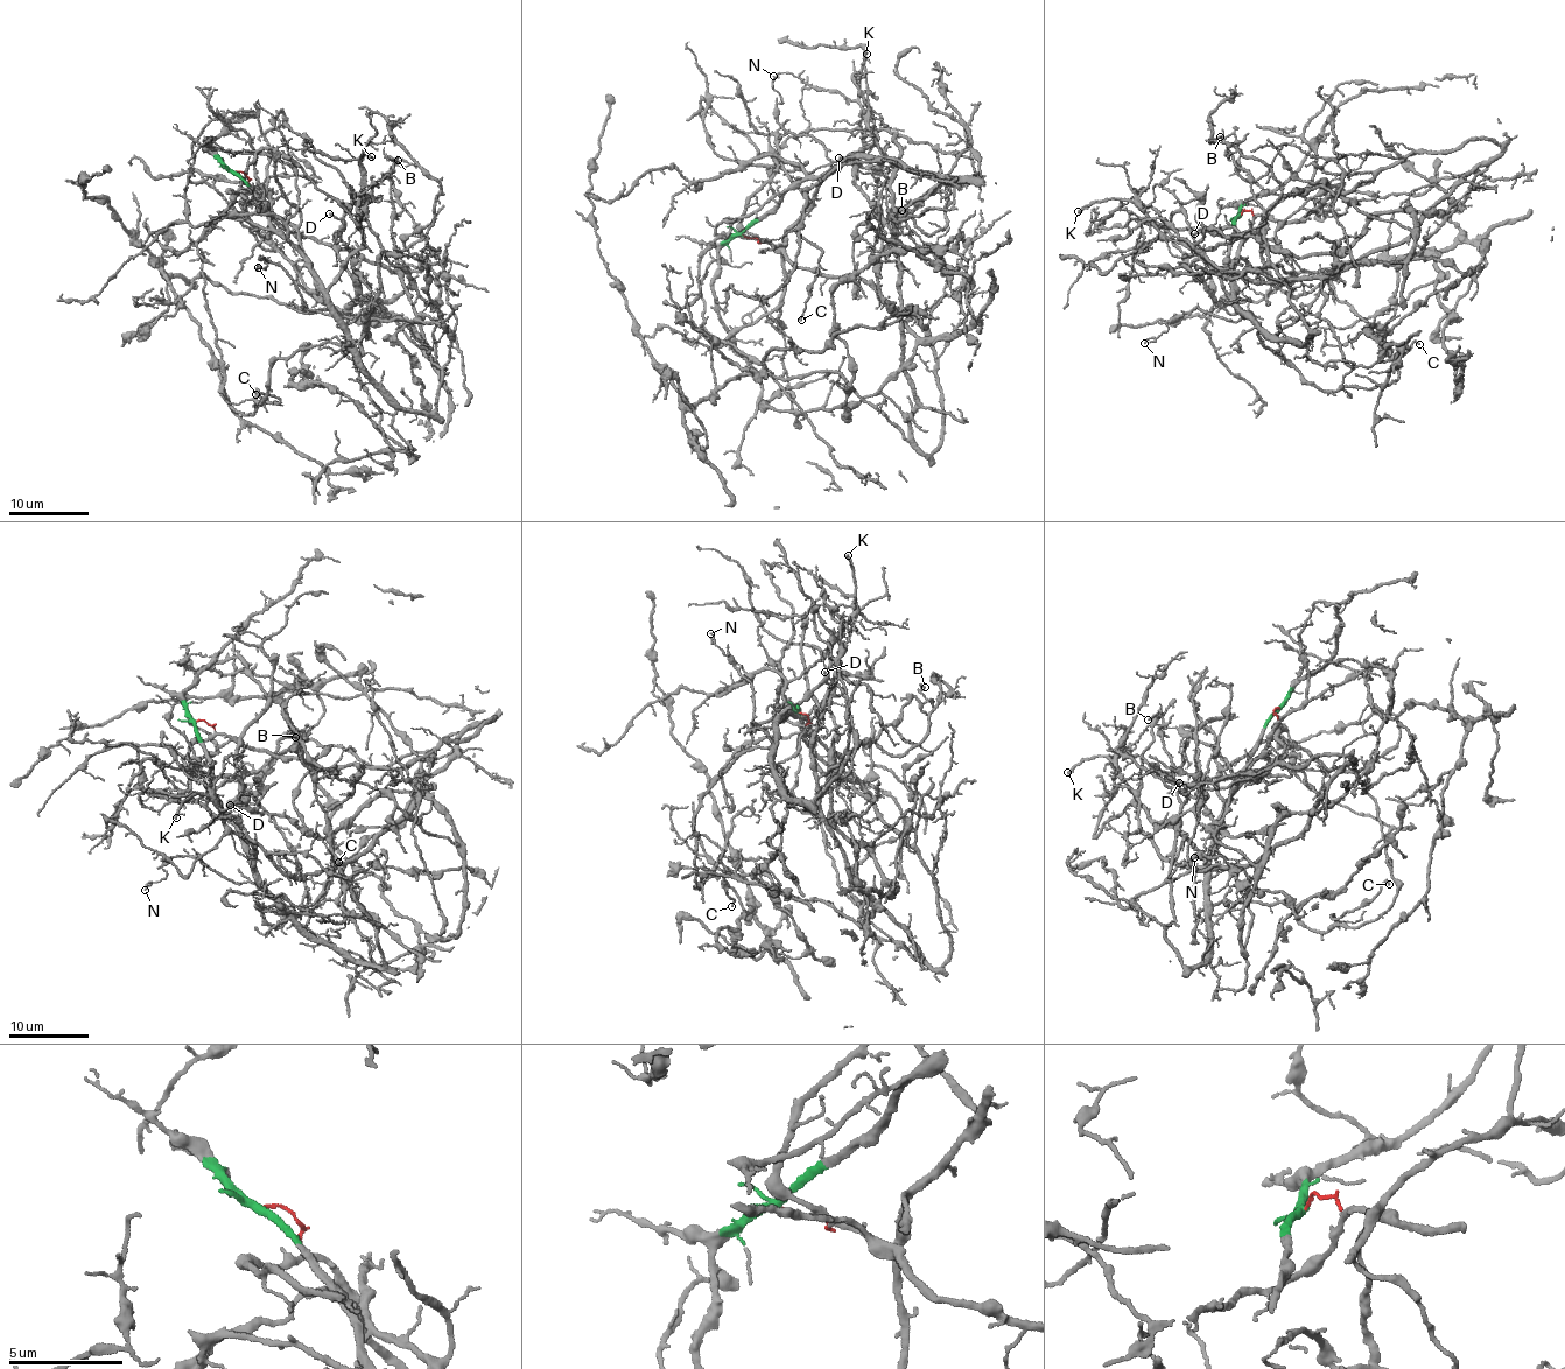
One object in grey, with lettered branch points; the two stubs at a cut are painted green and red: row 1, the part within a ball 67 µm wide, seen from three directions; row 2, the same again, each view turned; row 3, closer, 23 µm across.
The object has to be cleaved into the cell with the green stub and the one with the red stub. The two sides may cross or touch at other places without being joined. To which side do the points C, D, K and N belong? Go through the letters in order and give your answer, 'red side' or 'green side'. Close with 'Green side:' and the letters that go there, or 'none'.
C: green side
D: green side
K: green side
N: green side
Green side: C, D, K, N

